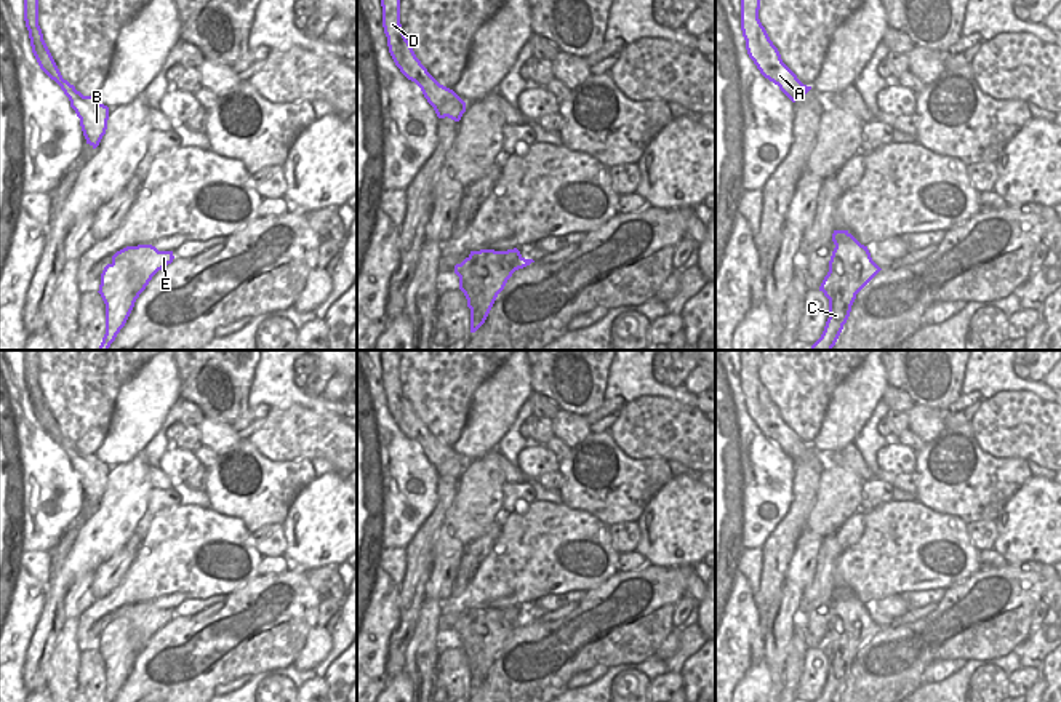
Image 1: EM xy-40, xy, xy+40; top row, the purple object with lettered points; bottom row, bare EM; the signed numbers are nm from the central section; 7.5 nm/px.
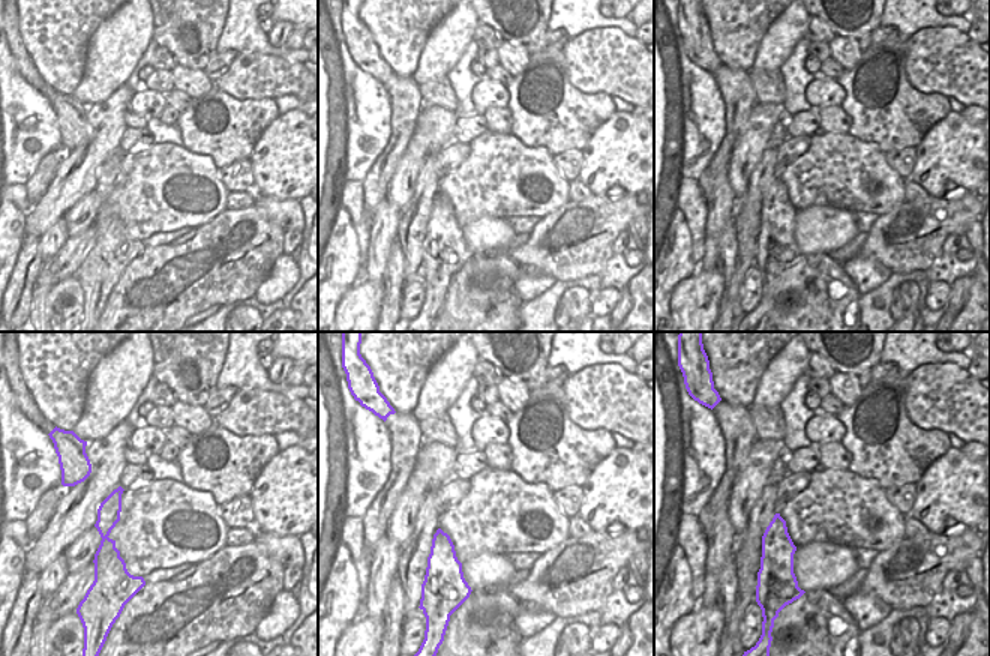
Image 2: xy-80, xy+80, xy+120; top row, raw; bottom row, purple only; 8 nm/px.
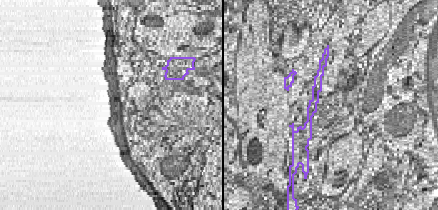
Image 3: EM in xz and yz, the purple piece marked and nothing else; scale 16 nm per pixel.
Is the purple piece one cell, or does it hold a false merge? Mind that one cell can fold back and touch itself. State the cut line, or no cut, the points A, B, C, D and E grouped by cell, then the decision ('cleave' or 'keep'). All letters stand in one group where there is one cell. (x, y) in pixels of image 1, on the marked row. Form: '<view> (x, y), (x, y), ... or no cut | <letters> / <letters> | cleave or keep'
xy (469, 256), (479, 275), (476, 315), (482, 323) | A B D E / C | cleave

